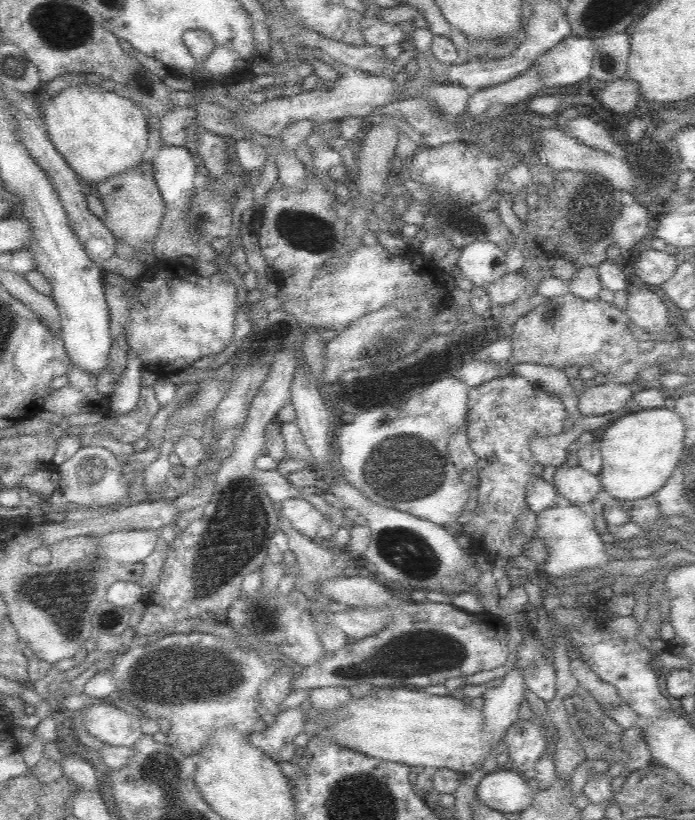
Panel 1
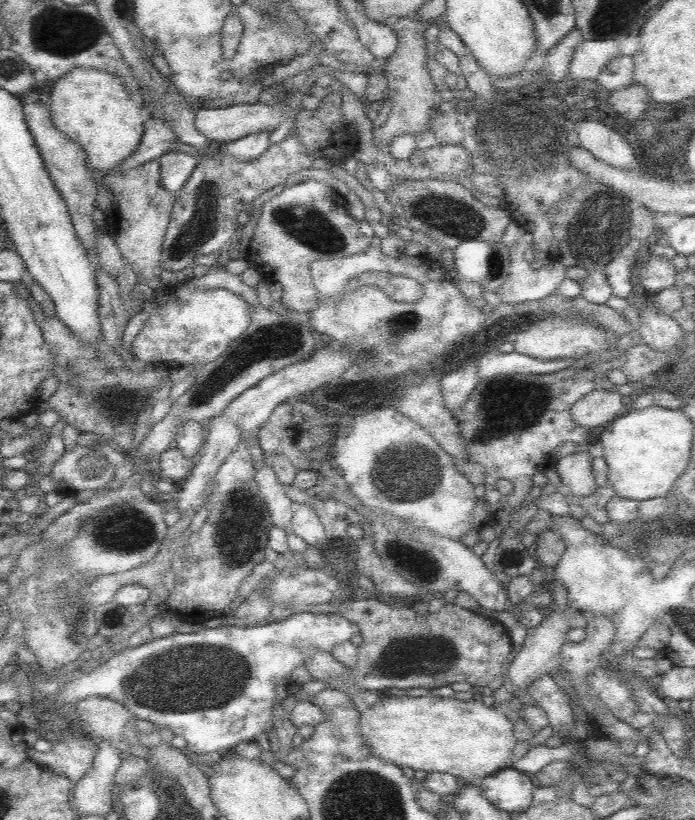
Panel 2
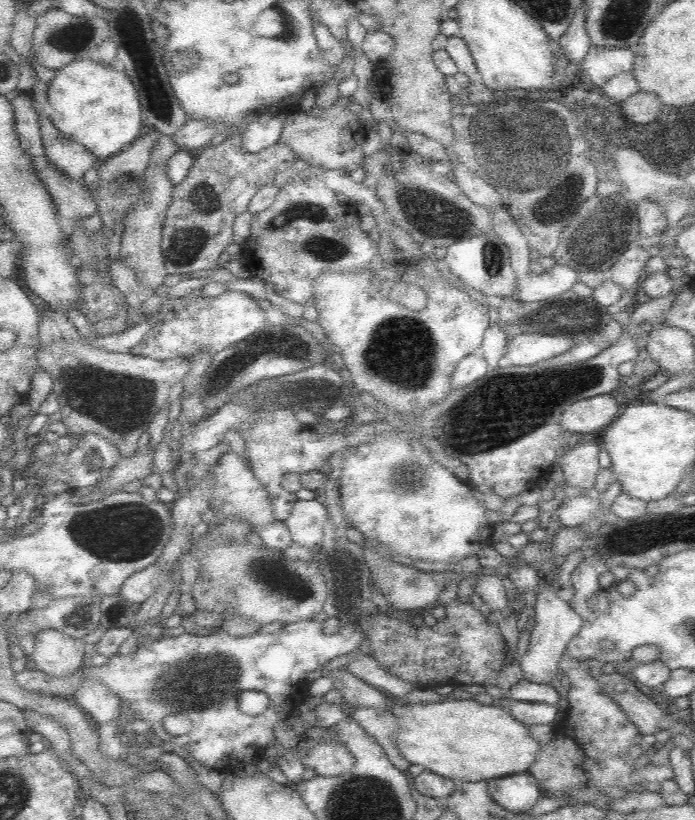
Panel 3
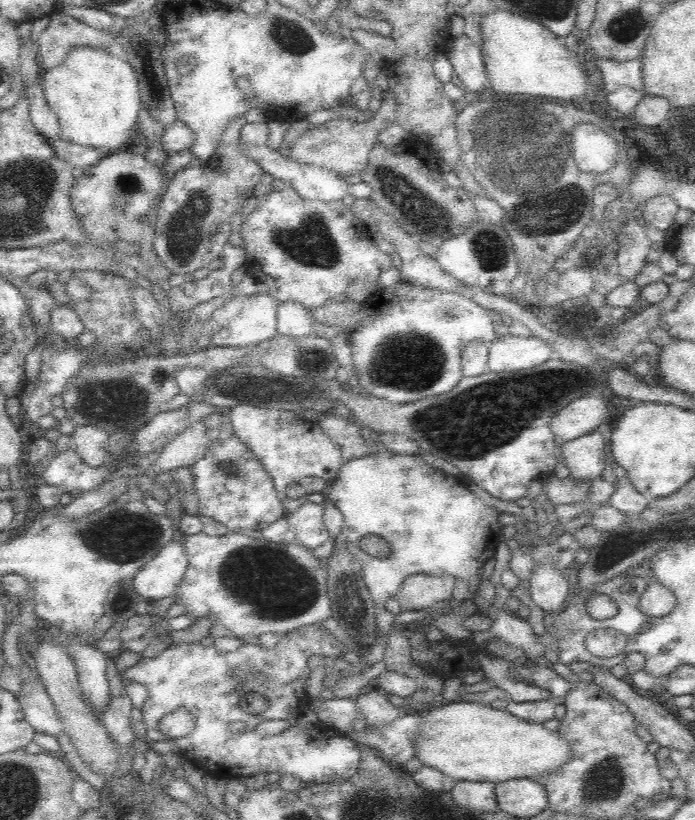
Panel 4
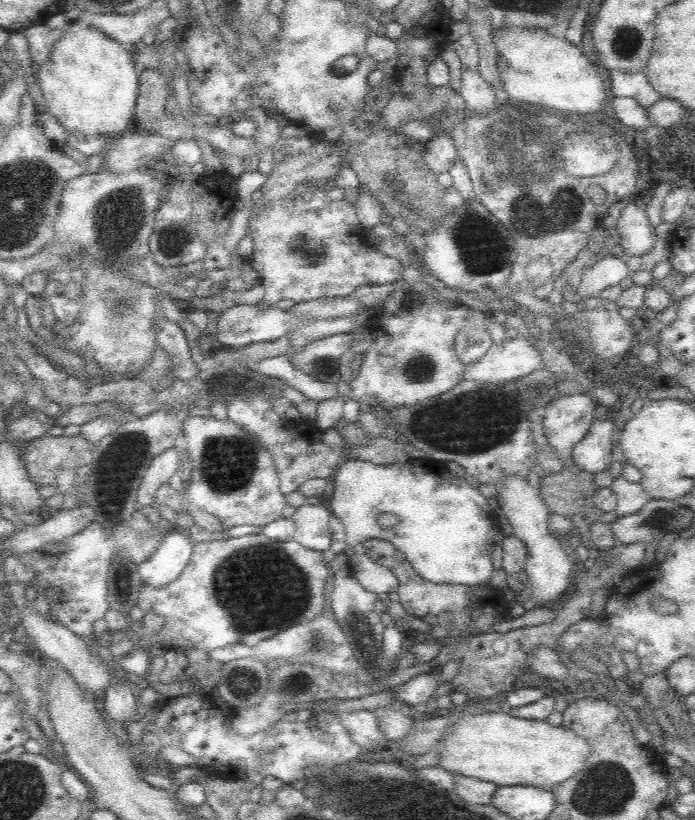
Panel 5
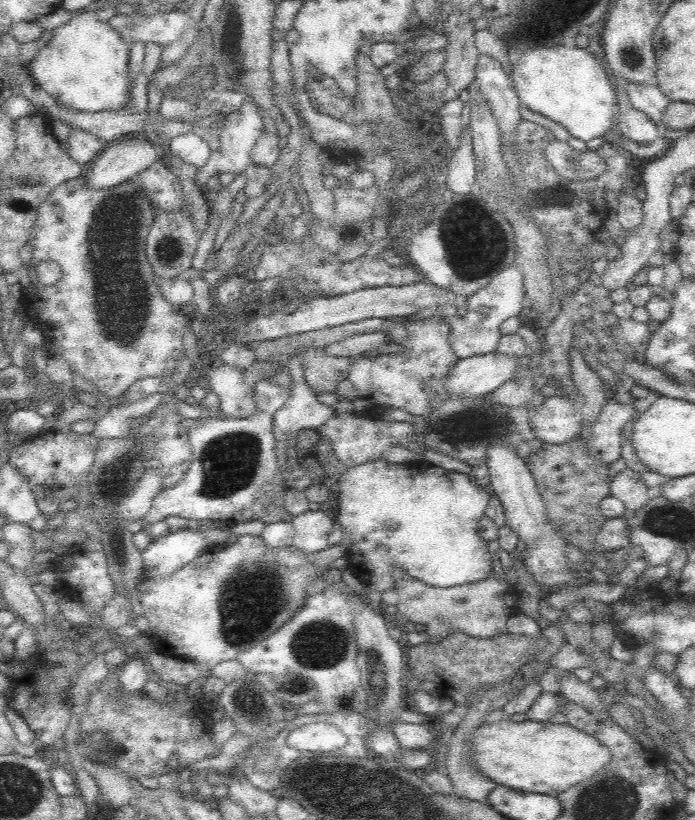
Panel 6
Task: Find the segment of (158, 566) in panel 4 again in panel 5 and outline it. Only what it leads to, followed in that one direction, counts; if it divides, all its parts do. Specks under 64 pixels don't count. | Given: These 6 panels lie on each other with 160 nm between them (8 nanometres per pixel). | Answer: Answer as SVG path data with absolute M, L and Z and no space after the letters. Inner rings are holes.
M168 532L162 545L137 566L144 586L160 588L174 582L190 561L194 542L186 532Z

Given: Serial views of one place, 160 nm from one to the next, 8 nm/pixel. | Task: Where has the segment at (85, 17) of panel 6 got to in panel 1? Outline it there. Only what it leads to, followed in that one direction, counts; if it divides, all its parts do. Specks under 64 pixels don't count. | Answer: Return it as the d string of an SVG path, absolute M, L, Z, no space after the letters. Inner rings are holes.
M84 82L63 89L41 108L50 140L84 185L100 184L112 176L124 174L149 156L149 115L148 110L141 109L133 101Z

